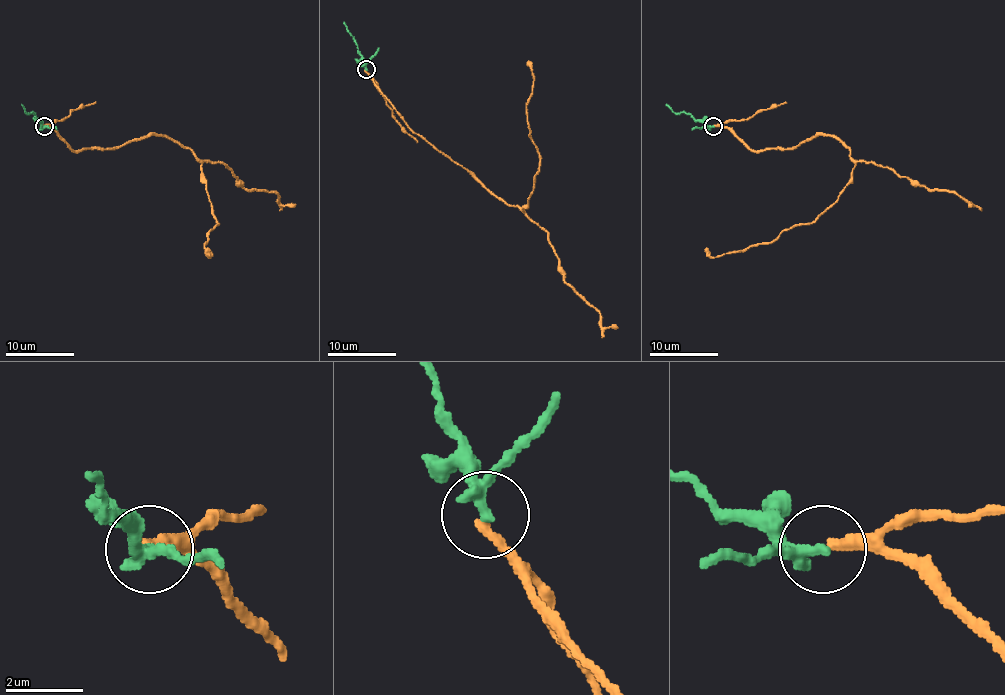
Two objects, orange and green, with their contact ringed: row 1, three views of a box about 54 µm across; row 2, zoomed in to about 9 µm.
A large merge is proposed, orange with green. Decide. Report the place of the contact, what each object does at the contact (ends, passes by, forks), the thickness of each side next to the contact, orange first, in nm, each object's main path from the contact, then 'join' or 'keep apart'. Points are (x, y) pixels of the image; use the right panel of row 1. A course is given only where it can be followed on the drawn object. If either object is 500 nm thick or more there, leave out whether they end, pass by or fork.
at (713, 126); orange ends there; green passes by; 280 nm thick on the orange side, 260 nm on the other; orange runs (714, 127), (759, 151), (831, 135), (855, 163), (843, 192), (811, 223), (714, 257), (706, 247); green runs (713, 127), (706, 127), (685, 113), (675, 113), (666, 104); keep apart

